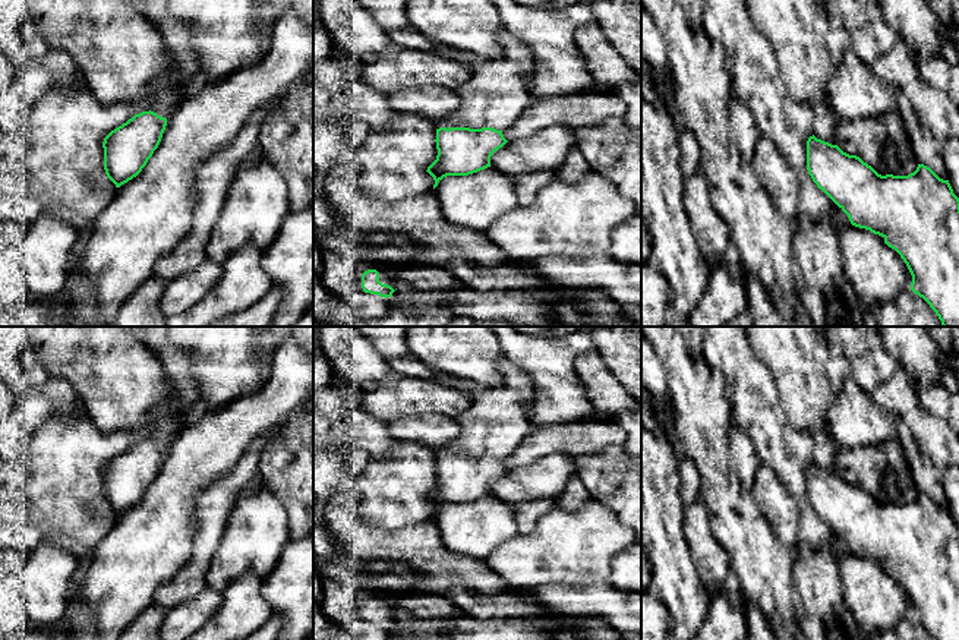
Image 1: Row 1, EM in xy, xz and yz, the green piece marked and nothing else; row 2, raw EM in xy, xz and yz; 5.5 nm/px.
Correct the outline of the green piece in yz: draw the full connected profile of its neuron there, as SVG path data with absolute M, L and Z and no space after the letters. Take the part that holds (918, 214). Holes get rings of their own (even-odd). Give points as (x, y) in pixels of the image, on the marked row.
M814 135L807 141L807 170L817 187L848 215L852 226L881 236L900 255L912 275L911 290L930 305L941 325L959 327L959 198L949 180L940 179L924 164L918 164L908 176L881 176L859 157L849 155Z

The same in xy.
M149 110L135 114L104 138L104 170L116 187L142 171L158 148L165 126L167 119Z

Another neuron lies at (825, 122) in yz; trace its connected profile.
M706 0L701 25L726 56L734 97L750 108L760 135L775 142L799 174L799 214L814 221L829 217L837 228L852 226L807 170L810 136L836 145L839 119L833 110L791 97L772 41L755 28L744 0Z

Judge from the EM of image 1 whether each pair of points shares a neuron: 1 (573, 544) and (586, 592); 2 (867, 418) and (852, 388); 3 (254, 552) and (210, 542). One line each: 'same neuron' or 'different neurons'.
1: different neurons
2: same neuron
3: different neurons

